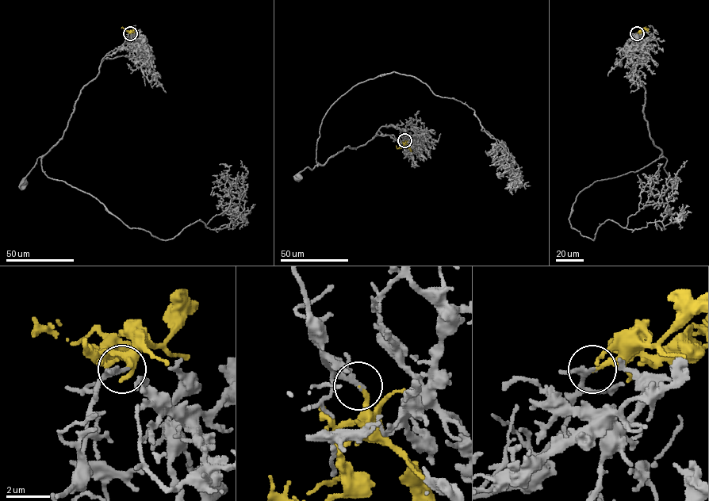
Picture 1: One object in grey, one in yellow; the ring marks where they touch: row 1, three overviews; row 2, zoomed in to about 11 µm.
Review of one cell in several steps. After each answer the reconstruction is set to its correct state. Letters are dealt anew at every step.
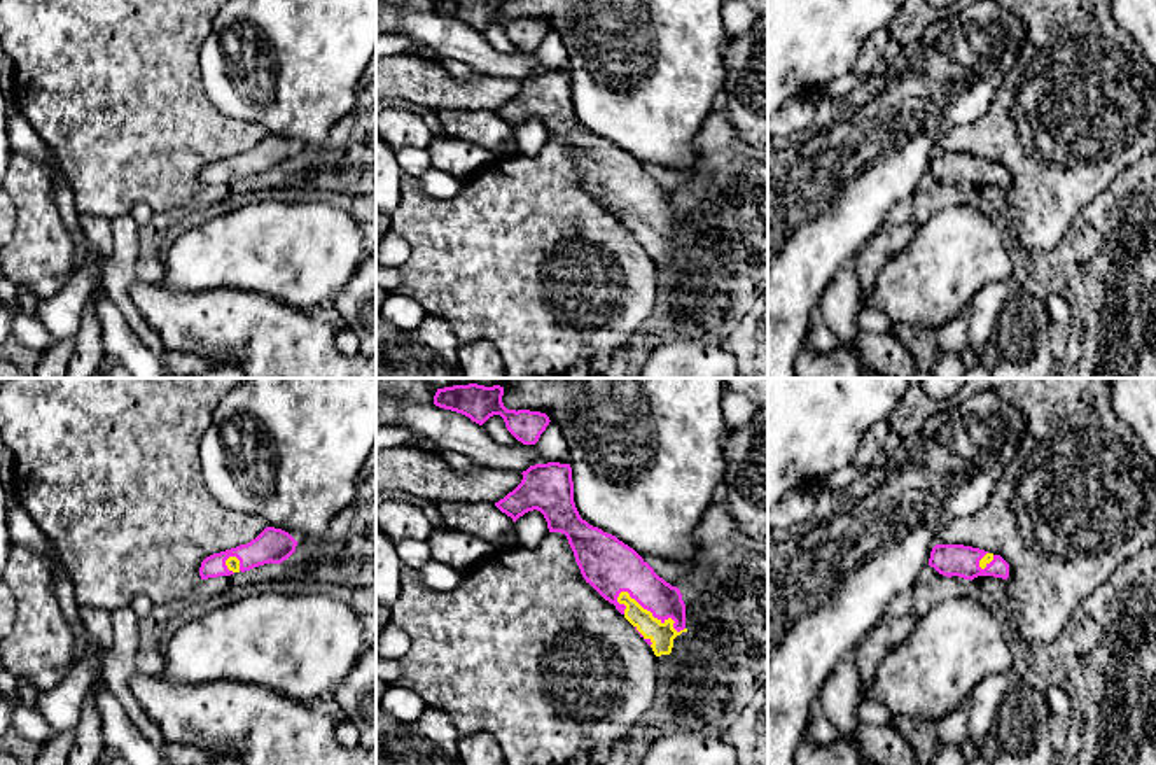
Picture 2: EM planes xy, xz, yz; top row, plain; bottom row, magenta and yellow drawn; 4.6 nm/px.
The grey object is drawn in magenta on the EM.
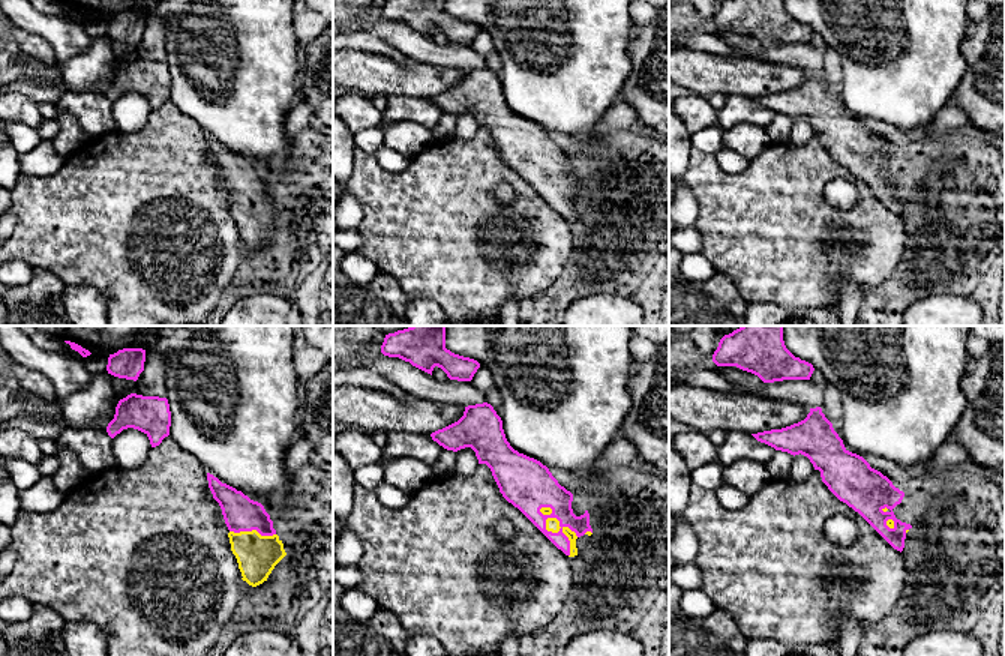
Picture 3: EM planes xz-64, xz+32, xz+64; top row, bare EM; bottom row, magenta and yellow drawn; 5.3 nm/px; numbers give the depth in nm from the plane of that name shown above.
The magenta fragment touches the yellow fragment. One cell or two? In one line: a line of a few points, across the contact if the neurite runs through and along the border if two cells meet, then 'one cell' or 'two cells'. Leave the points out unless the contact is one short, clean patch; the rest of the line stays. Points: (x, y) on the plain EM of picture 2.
one cell

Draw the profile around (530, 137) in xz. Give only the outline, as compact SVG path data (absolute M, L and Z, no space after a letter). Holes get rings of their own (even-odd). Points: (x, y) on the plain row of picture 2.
M537 117L525 121L514 130L518 154L523 158L535 158L547 144L547 130Z

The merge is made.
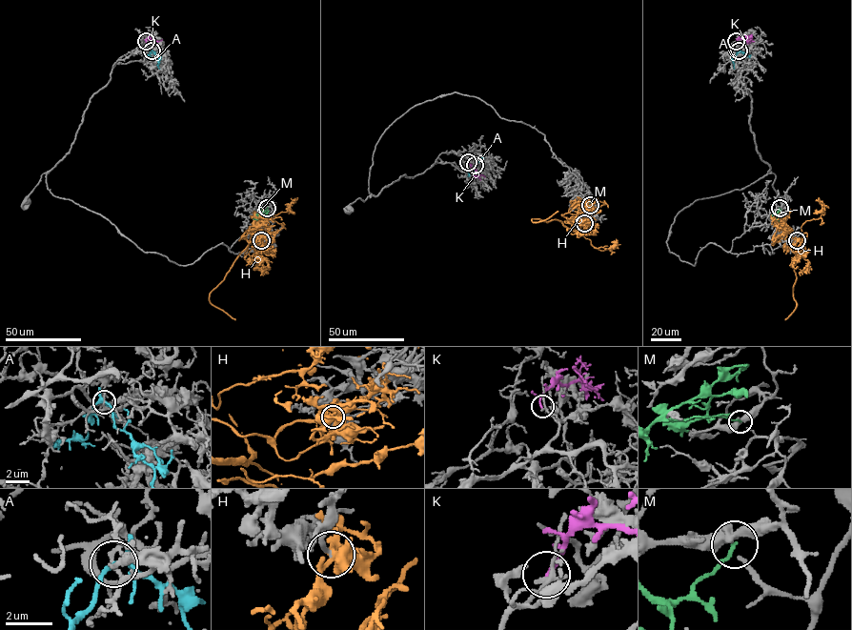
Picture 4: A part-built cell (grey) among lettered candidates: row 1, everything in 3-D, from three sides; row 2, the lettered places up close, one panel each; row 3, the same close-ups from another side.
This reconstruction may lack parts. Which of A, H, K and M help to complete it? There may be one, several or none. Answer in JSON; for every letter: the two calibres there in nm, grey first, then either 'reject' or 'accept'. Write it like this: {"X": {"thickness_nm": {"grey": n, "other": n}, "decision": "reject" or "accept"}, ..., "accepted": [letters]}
{"A": {"thickness_nm": {"grey": 200, "other": 180}, "decision": "reject"}, "H": {"thickness_nm": {"grey": 190, "other": 400}, "decision": "reject"}, "K": {"thickness_nm": {"grey": 190, "other": 180}, "decision": "reject"}, "M": {"thickness_nm": {"grey": 480, "other": 130}, "decision": "reject"}, "accepted": []}

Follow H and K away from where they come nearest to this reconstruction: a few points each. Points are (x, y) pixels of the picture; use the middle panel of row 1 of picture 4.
H: (584, 223), (572, 225), (564, 222), (566, 217), (573, 229), (557, 219), (532, 220), (545, 220), (558, 211)
K: (468, 162), (476, 173), (485, 176)

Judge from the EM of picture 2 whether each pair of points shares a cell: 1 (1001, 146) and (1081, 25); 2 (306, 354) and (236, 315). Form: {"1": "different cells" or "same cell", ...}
{"1": "same cell", "2": "same cell"}

